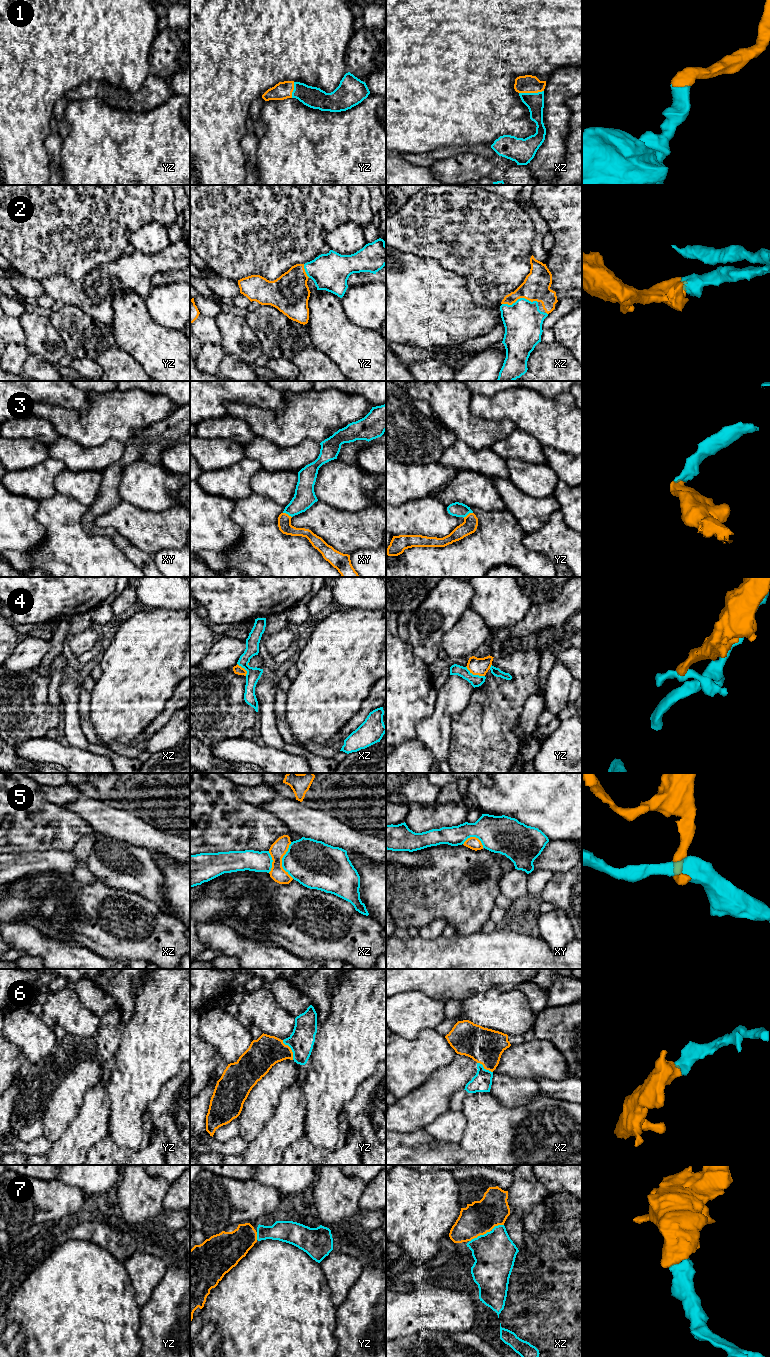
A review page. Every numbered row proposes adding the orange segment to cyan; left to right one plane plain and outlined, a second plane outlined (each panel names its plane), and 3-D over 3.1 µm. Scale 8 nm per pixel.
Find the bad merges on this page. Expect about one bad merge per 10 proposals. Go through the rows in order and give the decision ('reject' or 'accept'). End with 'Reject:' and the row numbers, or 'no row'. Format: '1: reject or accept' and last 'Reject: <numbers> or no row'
1: accept
2: accept
3: accept
4: reject
5: reject
6: accept
7: accept
Reject: 4, 5

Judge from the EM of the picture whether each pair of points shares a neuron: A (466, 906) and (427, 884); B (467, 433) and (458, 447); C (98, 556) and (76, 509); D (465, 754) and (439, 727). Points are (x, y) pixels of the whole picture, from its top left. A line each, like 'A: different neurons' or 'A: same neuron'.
A: same neuron
B: different neurons
C: same neuron
D: different neurons

